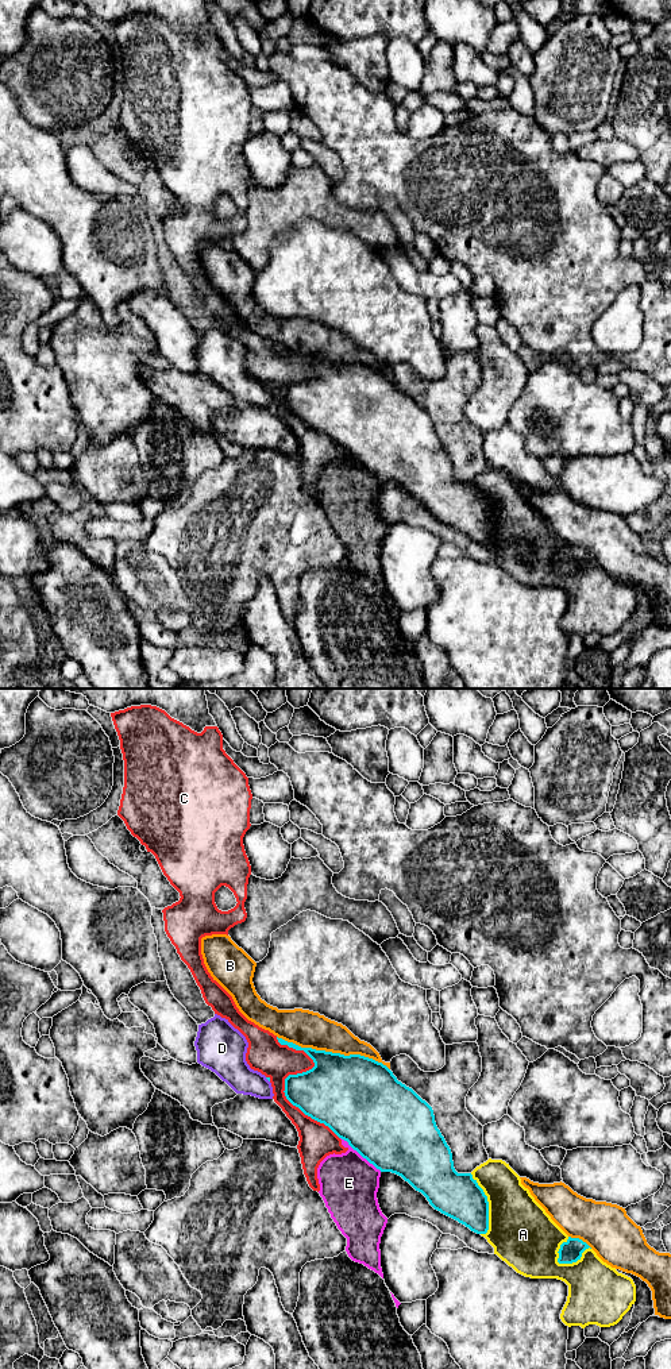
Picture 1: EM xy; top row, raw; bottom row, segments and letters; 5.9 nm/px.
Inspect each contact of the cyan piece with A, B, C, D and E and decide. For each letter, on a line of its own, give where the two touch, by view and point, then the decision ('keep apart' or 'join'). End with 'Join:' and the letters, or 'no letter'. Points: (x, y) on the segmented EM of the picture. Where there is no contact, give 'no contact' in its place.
A: xy (488, 1204) | keep apart
B: xy (334, 1053) | join
C: xy (285, 1079) | keep apart
D: xy (267, 1079) | keep apart
E: xy (361, 1155) | keep apart
Join: B

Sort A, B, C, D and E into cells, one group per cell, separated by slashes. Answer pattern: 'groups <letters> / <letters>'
groups A / B / C D / E

